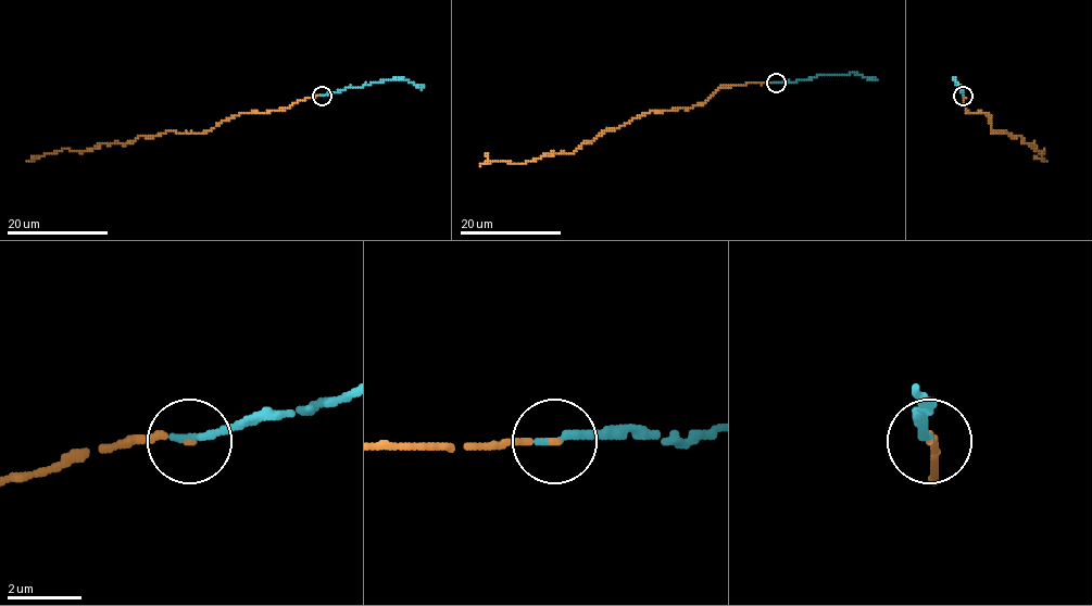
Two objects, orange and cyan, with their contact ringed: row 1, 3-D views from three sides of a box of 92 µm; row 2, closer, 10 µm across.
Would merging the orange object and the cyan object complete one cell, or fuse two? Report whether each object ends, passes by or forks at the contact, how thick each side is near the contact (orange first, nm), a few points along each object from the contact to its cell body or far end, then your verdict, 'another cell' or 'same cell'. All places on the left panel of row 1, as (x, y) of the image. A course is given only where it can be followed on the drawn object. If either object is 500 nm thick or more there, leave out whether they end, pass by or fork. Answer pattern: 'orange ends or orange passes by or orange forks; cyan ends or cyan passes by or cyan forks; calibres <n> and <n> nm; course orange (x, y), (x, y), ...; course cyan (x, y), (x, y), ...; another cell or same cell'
orange ends; cyan ends; calibres 140 and 240 nm; course orange (322, 96), (242, 113), (199, 134), (166, 131), (84, 151), (62, 148), (27, 160); course cyan (322, 96), (397, 78), (423, 87); same cell

